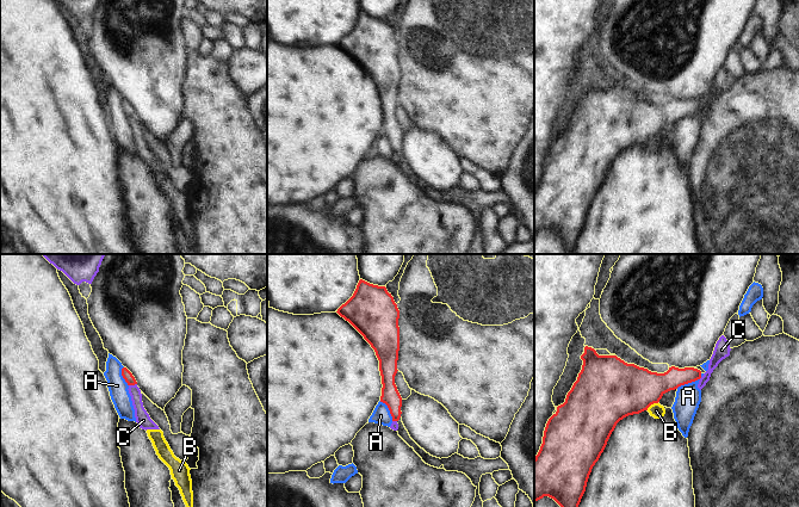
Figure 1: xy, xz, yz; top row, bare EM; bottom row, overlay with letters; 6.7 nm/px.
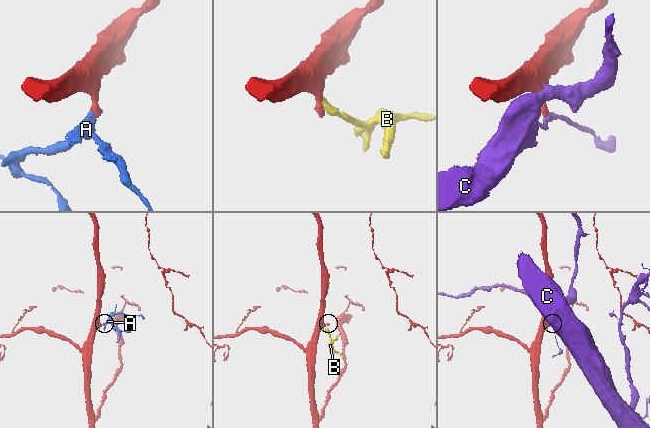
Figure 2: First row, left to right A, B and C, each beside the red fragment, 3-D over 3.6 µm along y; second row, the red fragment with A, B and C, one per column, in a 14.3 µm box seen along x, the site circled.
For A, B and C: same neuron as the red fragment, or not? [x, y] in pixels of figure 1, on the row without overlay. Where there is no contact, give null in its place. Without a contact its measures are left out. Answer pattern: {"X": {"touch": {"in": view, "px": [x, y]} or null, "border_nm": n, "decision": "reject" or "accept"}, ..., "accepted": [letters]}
{"A": {"touch": {"in": "yz", "px": [687, 116]}, "border_nm": 170, "decision": "reject"}, "B": {"touch": {"in": "yz", "px": [651, 136]}, "border_nm": 90, "decision": "reject"}, "C": {"touch": {"in": "xy", "px": [132, 117]}, "border_nm": 60, "decision": "reject"}, "accepted": []}

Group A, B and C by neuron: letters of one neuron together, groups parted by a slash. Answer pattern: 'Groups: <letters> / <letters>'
Groups: A / B / C

